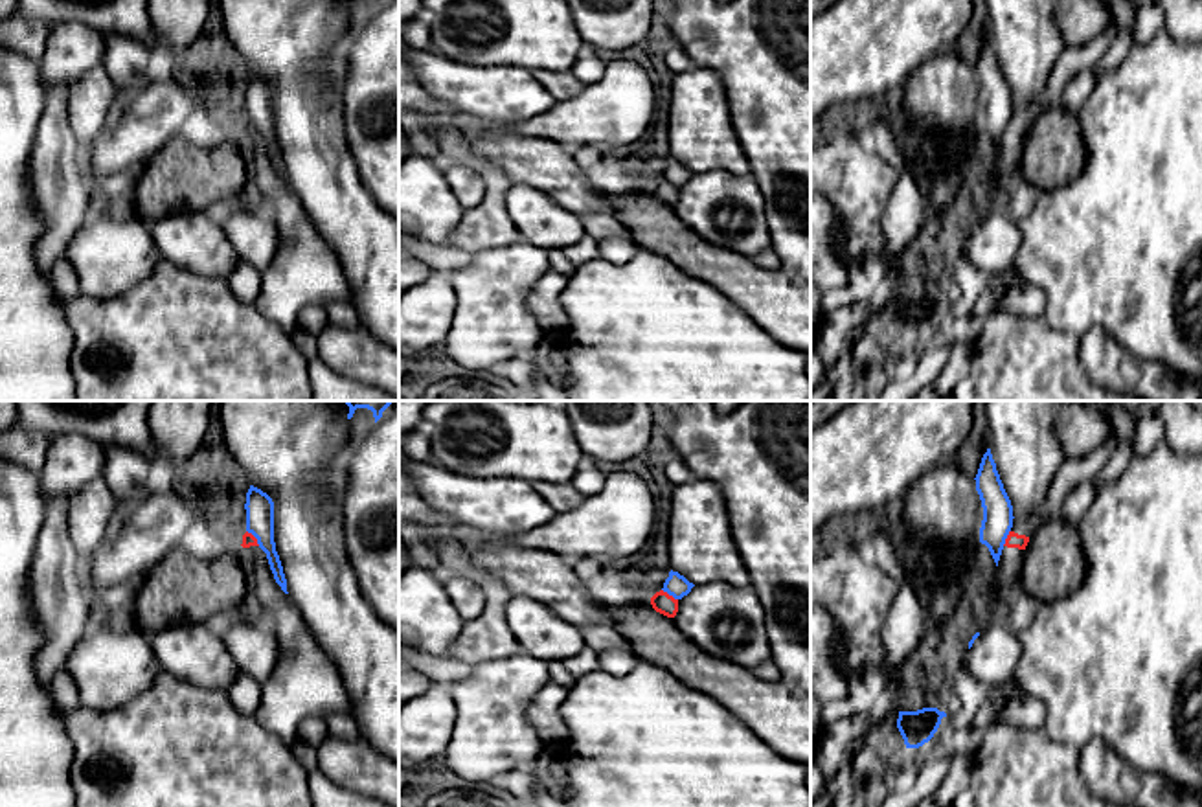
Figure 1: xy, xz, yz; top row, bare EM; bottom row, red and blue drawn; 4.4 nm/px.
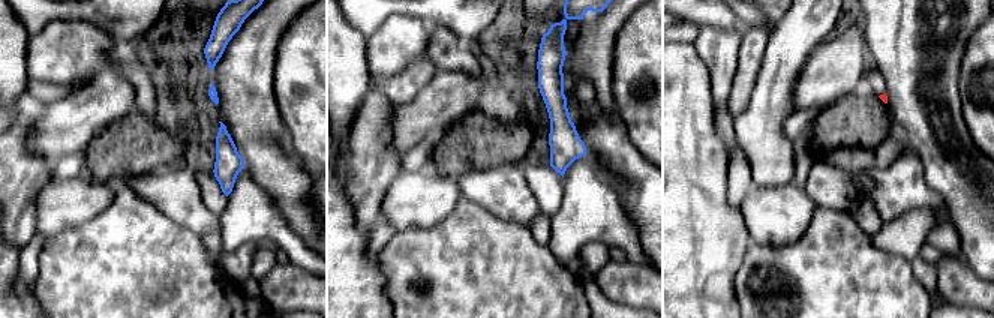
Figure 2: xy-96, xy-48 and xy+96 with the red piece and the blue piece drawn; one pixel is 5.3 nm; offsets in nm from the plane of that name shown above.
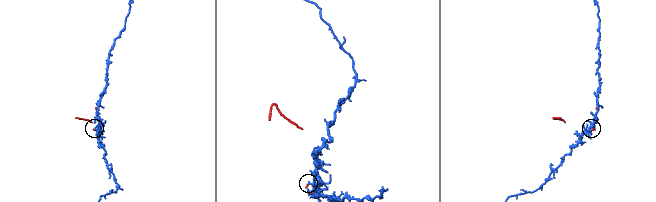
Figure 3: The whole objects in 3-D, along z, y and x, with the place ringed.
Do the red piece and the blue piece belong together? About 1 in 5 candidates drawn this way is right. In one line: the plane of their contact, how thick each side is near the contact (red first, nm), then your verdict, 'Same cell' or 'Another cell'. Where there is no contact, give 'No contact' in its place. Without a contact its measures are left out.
Touches red in xz. Thickness 90 nm (red) against 100 nm. Another cell

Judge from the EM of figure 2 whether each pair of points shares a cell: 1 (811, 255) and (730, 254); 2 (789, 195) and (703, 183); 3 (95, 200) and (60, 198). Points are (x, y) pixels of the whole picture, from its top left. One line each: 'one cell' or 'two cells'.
1: two cells
2: two cells
3: one cell

